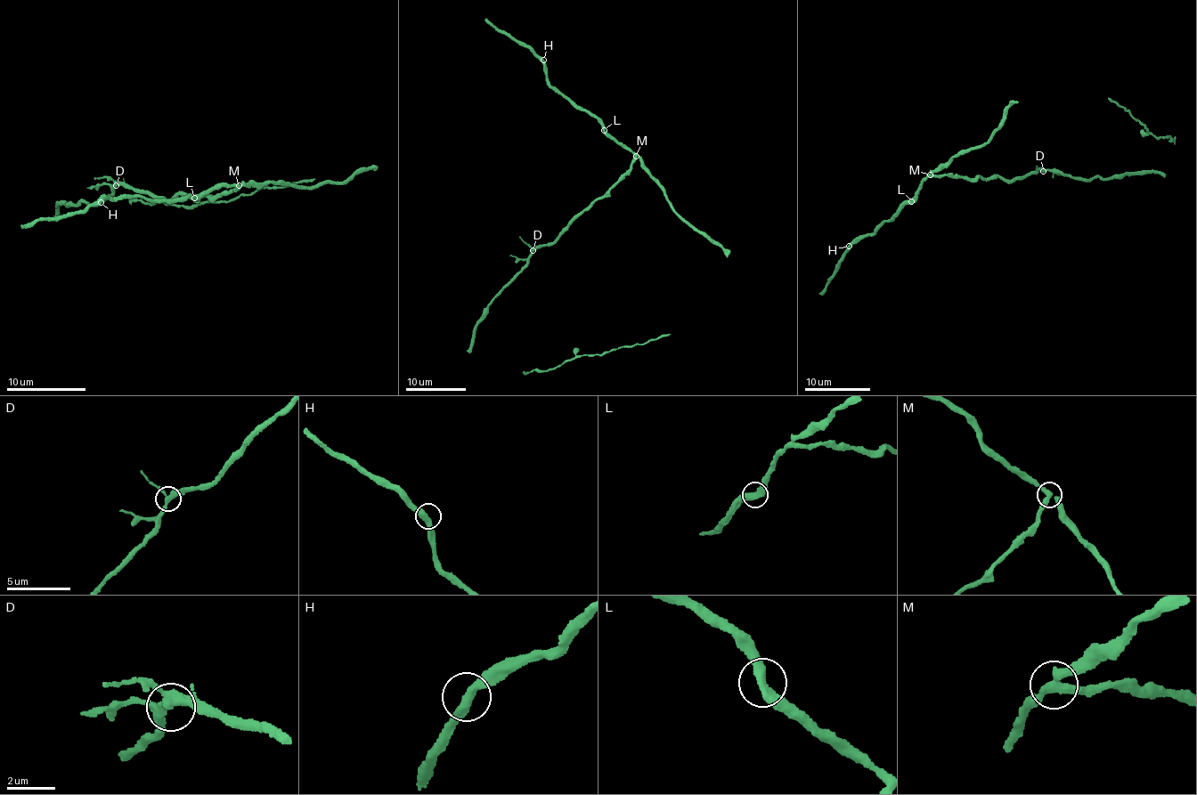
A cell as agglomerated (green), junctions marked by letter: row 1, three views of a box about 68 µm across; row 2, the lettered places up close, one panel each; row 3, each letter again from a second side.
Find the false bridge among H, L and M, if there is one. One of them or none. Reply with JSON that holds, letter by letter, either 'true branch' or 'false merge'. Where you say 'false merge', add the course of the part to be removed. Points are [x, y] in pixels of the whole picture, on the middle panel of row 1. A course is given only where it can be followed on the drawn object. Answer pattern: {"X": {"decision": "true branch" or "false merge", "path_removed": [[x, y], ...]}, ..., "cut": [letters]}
{"H": {"decision": "true branch"}, "L": {"decision": "true branch"}, "M": {"decision": "false merge"}, "cut": ["M"]}

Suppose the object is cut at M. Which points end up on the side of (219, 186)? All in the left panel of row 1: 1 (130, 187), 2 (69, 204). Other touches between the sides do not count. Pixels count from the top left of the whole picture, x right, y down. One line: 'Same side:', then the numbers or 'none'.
Same side: none

